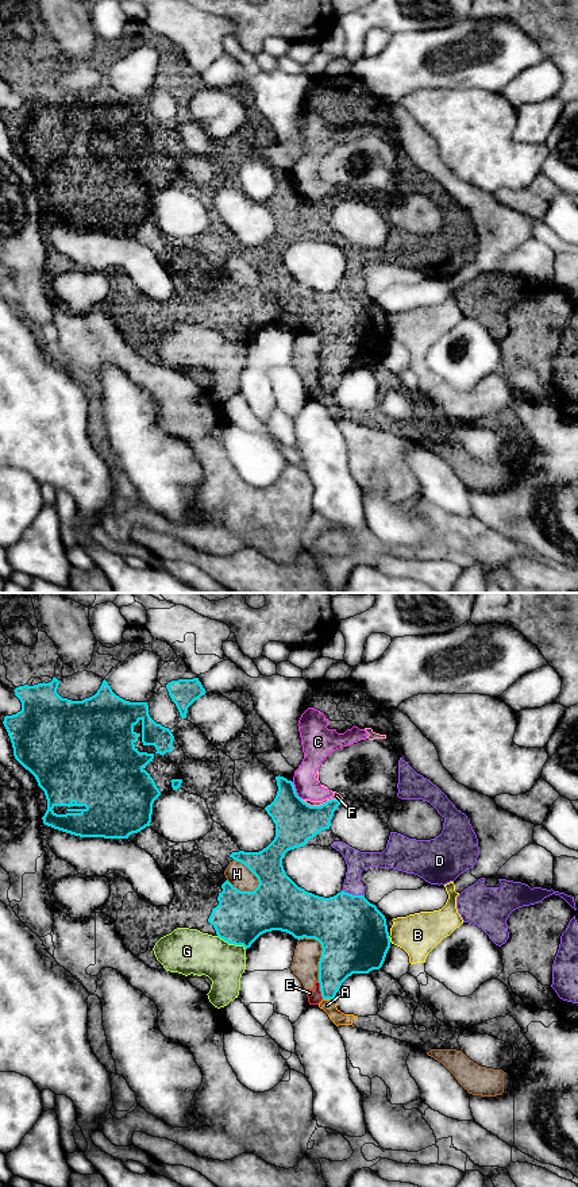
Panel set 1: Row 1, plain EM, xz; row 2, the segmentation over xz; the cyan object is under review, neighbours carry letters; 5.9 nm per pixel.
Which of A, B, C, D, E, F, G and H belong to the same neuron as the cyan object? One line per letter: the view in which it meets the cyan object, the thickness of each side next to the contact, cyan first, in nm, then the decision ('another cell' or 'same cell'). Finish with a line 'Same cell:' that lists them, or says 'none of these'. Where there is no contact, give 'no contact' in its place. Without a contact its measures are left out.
A: meets cyan in xz; 220 nm thick on the cyan side, 80 nm on the other; another cell
B: meets cyan in xz; 400 nm thick on the cyan side, 240 nm on the other; another cell
C: meets cyan in xz; 260 nm thick on the cyan side, 140 nm on the other; another cell
D: meets cyan in xz; 400 nm thick on the cyan side, 120 nm on the other; same cell
E: meets cyan in xz; 260 nm thick on the cyan side, 80 nm on the other; another cell
F: meets cyan in xz; 260 nm thick on the cyan side, 50 nm on the other; another cell
G: meets cyan in xz; 320 nm thick on the cyan side, 260 nm on the other; another cell
H: meets cyan in xz; 320 nm thick on the cyan side, 140 nm on the other; another cell
Same cell: D

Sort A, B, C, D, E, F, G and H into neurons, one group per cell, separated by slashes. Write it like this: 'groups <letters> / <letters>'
groups A C E F G H / B / D

